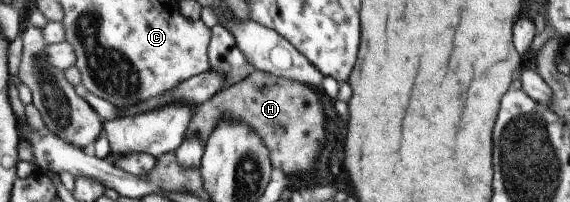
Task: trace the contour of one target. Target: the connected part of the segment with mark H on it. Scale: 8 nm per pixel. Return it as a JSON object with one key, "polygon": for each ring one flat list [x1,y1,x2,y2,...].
{"polygon":[[253,71,247,77,228,85,212,95,207,101,195,106,192,118,186,127,185,137,196,135,202,143,207,141,210,131,220,119,236,119,244,121,267,146,269,161,273,167,278,167,285,175,302,172,312,166,318,152,324,144,324,116,318,101,318,96,311,87,284,77,277,77,260,71]]}

